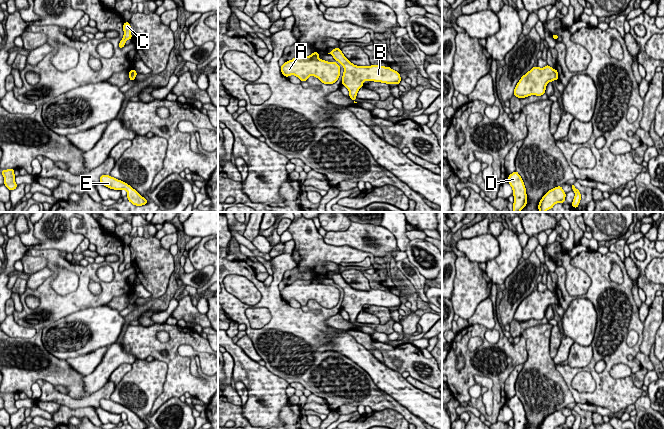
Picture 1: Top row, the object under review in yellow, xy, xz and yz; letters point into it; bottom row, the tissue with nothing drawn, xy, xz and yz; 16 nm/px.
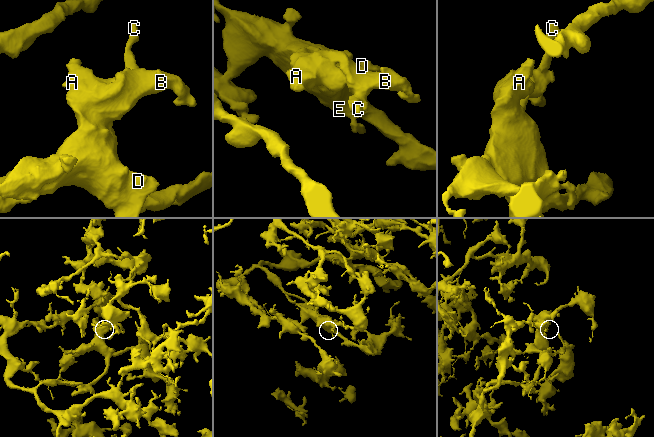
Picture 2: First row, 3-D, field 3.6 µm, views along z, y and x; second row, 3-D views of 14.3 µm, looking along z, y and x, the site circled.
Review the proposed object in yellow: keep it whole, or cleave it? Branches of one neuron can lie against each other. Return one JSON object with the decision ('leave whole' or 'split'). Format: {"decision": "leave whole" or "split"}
{"decision": "leave whole"}

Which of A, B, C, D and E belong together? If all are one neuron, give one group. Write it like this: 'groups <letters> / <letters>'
groups A B C D E

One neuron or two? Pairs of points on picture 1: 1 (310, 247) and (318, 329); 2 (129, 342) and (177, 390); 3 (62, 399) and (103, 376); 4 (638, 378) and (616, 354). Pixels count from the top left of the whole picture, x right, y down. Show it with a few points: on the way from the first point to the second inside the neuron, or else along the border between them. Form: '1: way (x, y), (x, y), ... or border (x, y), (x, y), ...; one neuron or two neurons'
1: border (320, 276), (327, 278); two neurons
2: way (146, 344), (160, 357), (165, 358), (177, 373); one neuron
3: border (108, 381), (91, 394); two neurons
4: border (642, 367), (633, 375), (633, 384), (637, 388); two neurons

